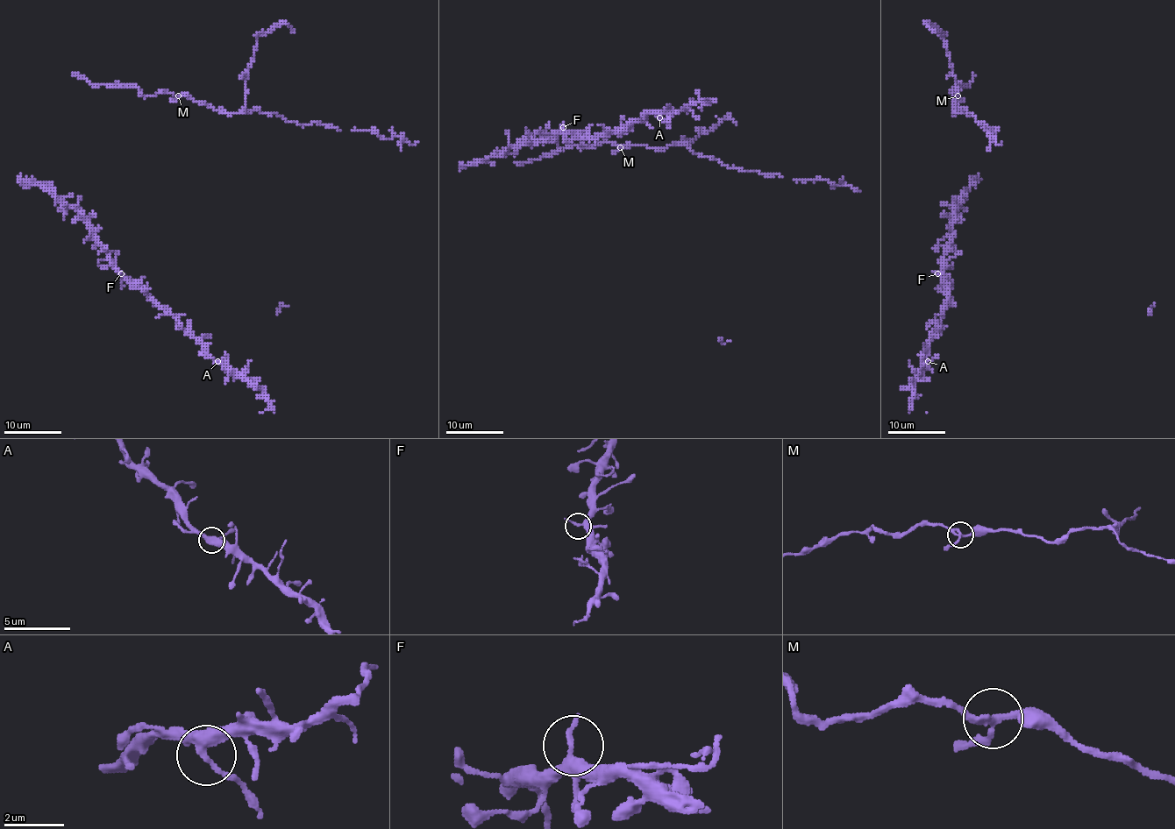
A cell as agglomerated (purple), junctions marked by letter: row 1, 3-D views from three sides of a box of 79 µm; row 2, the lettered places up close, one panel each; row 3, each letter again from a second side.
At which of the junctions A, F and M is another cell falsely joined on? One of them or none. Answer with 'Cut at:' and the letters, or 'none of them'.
Cut at: none of them

